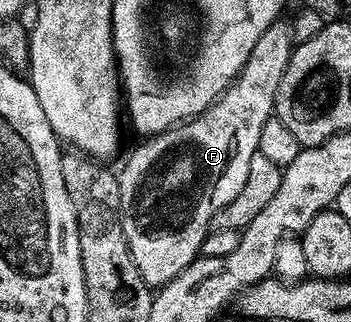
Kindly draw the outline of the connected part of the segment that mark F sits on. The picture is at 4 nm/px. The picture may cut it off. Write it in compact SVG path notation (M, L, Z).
M284 19L273 21L266 31L262 31L262 39L258 39L258 43L254 43L254 47L250 51L250 55L246 59L246 63L242 67L240 74L232 80L232 84L228 86L228 90L222 93L217 101L208 106L207 111L199 113L196 117L191 117L189 121L181 121L180 124L173 125L171 129L167 129L161 133L153 133L151 137L143 138L139 142L141 145L125 159L124 170L119 170L118 173L120 179L120 218L122 219L122 231L126 235L126 243L130 247L130 255L134 259L134 263L138 267L142 279L149 287L159 287L170 283L170 279L174 279L174 275L178 275L190 262L201 256L201 247L205 237L210 232L214 215L218 211L222 211L222 207L226 207L226 203L230 203L230 199L234 199L234 195L238 195L238 191L242 191L242 186L246 183L246 171L250 171L250 159L254 159L254 155L258 152L258 139L262 139L262 127L266 127L266 123L274 115L276 96L278 95L278 83L282 81L282 75L286 71L286 63L290 59L293 48L293 26L287 20L284 22Z

